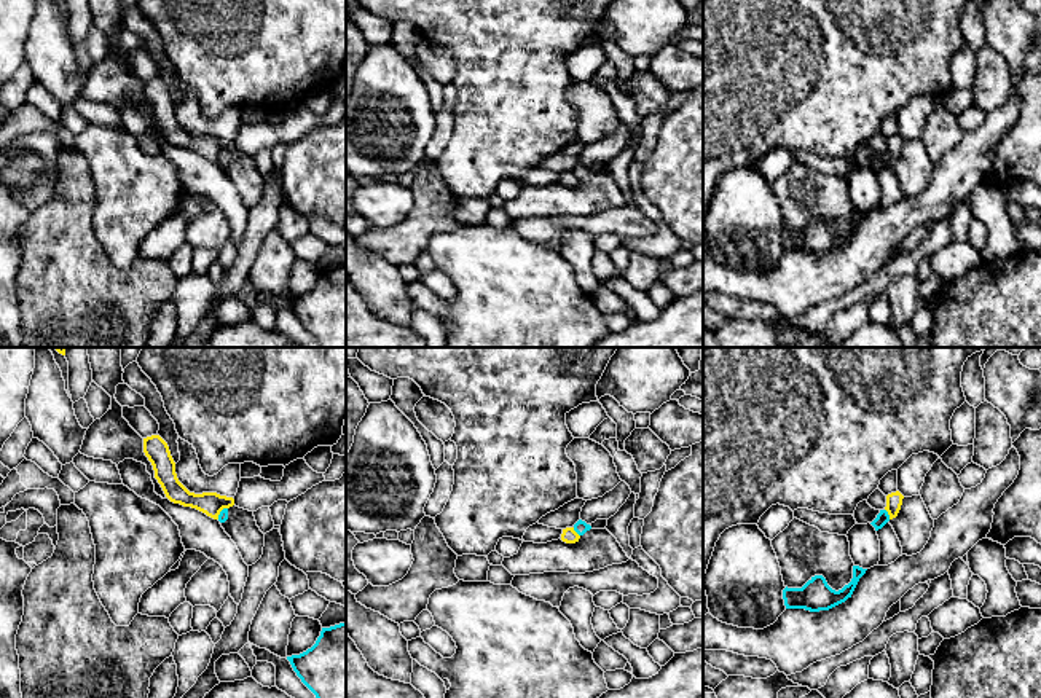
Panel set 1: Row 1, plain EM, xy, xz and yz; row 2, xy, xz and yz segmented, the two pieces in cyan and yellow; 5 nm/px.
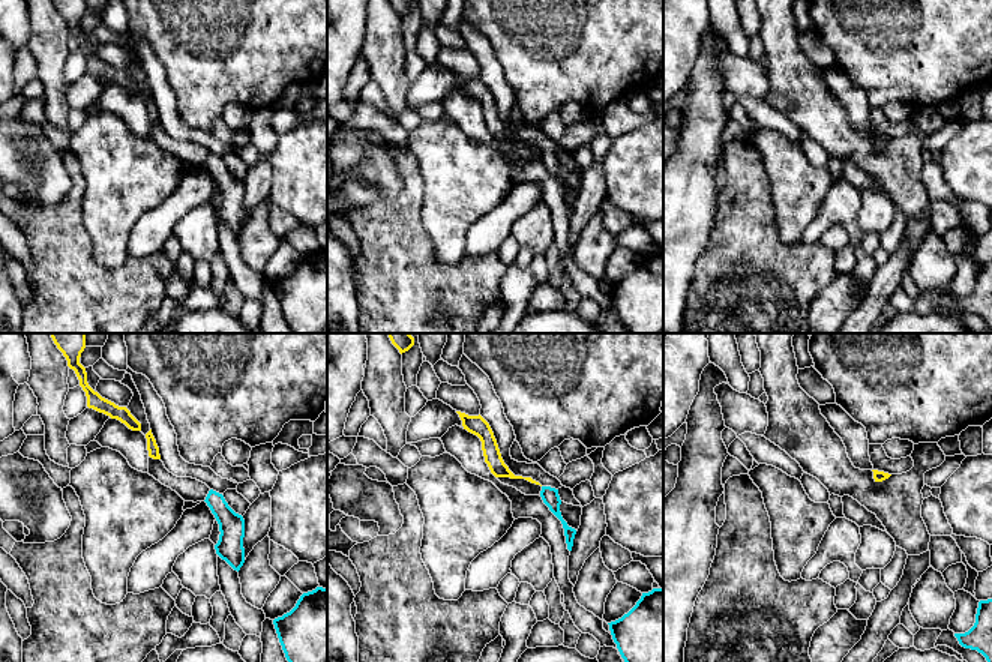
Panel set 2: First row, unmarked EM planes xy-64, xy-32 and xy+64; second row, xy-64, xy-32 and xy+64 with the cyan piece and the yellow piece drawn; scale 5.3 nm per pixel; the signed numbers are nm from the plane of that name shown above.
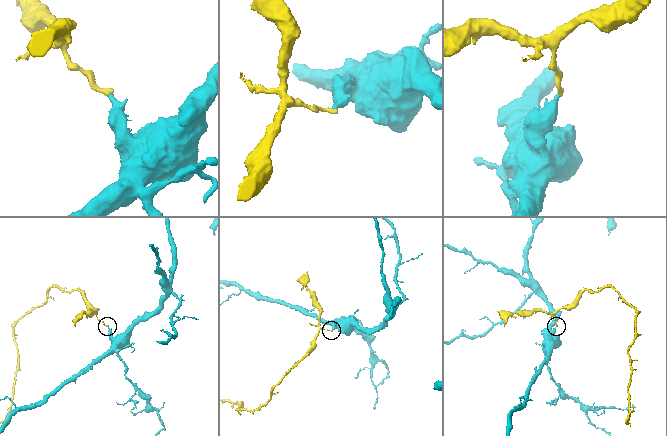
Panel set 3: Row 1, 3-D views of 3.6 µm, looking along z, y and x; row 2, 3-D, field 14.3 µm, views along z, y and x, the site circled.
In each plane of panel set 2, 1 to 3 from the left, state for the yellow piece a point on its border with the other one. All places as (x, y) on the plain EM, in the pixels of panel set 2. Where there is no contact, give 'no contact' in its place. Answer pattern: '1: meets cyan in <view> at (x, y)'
1: no contact
2: no contact
3: no contact

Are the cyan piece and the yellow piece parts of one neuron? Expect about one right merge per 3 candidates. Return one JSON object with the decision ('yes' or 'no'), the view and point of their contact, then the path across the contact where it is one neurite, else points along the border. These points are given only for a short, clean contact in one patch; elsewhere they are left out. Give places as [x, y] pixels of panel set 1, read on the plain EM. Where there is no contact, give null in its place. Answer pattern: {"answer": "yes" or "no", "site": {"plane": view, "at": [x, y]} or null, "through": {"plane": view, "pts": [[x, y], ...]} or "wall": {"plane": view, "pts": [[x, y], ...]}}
{"answer": "no", "site": {"plane": "yz", "at": [887, 156]}, "wall": {"plane": "yz", "pts": [[885, 152], [890, 161]]}}

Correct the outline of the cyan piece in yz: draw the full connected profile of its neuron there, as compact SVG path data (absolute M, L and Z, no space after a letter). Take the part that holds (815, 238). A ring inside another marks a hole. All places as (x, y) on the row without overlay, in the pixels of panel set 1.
M853 209L853 222L842 233L832 233L823 218L811 220L802 231L784 231L786 252L805 252L810 255L829 253L851 241L859 222L867 212Z

